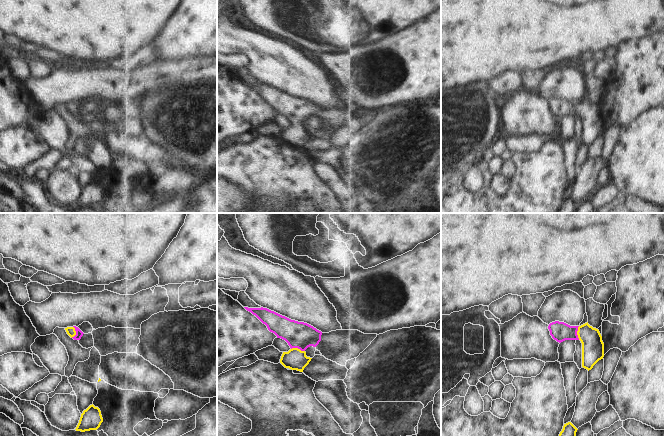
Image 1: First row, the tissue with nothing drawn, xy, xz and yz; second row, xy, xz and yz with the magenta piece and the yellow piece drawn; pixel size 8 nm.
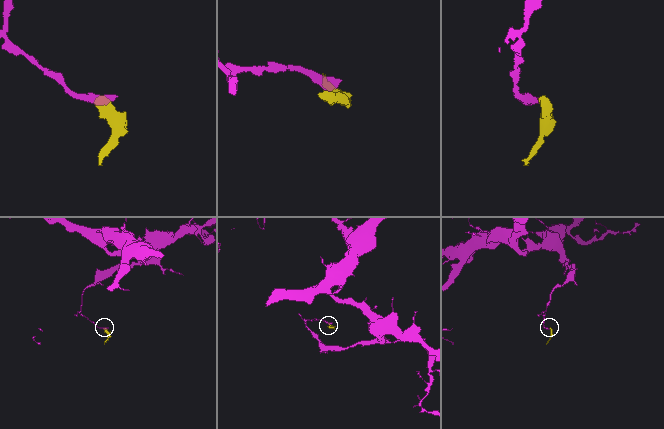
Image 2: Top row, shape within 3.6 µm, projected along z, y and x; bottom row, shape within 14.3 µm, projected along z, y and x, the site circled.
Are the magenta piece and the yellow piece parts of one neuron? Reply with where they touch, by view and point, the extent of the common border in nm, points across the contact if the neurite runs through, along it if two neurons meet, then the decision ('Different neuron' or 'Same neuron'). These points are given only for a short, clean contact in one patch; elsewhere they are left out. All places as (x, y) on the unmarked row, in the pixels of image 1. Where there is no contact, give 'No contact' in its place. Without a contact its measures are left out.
Touches magenta at xz (298, 124). Shared border 110 nm. Path across: xz (300, 111), (298, 124), (295, 135). Same neuron.

